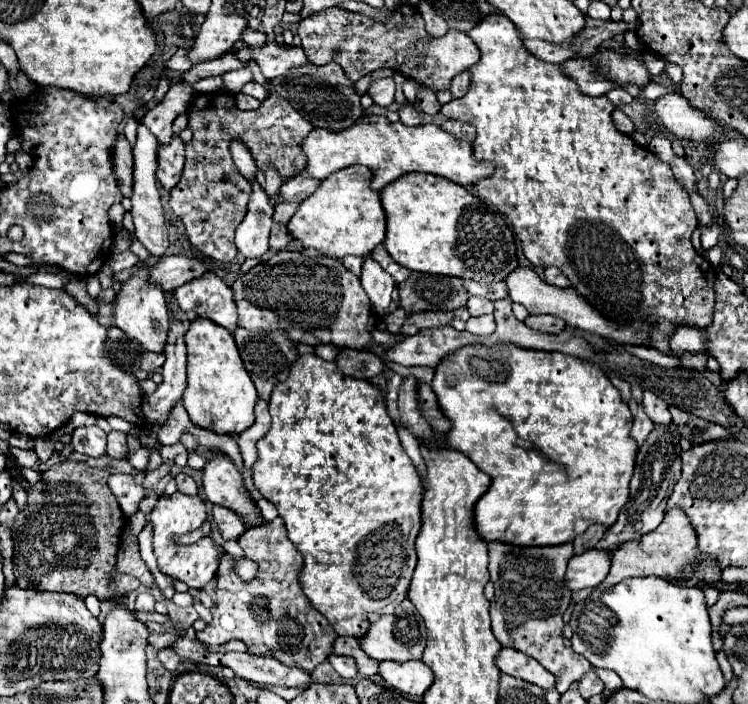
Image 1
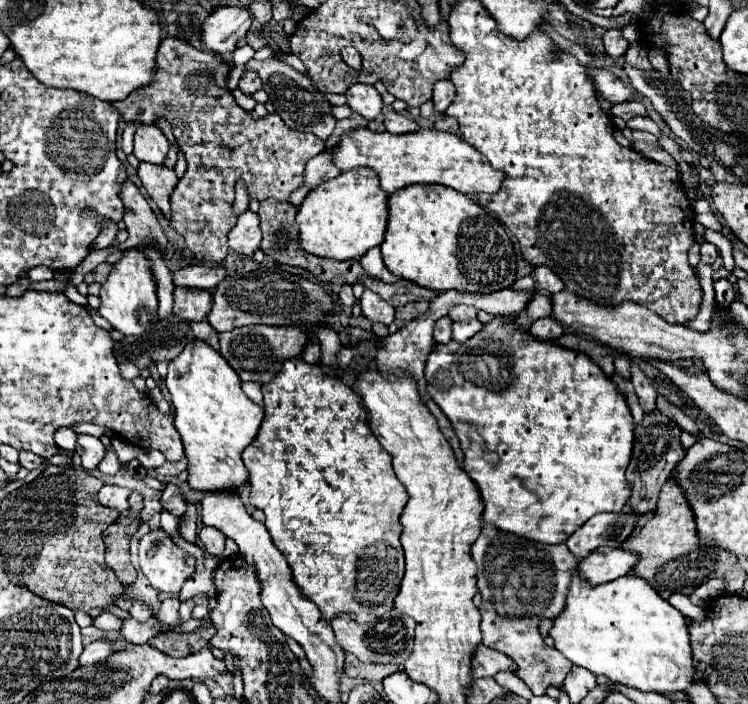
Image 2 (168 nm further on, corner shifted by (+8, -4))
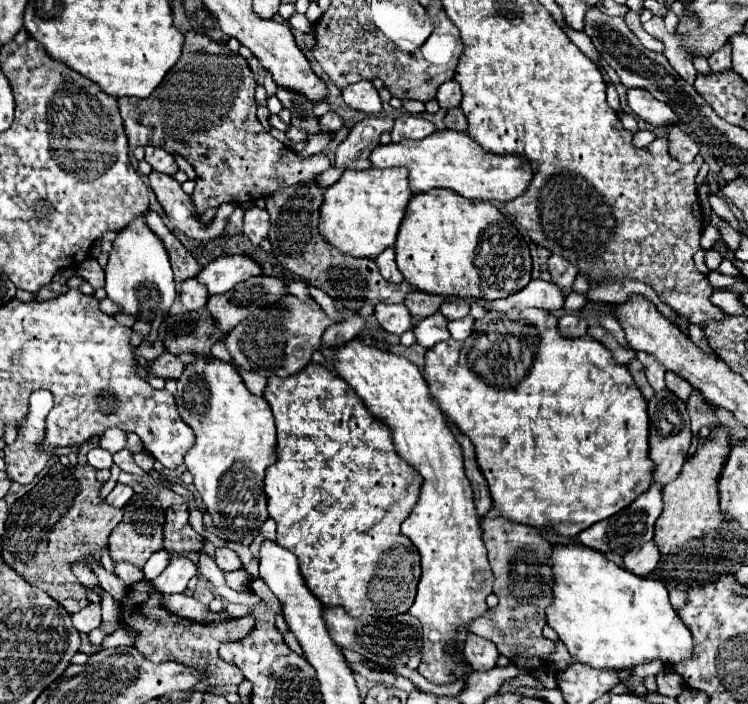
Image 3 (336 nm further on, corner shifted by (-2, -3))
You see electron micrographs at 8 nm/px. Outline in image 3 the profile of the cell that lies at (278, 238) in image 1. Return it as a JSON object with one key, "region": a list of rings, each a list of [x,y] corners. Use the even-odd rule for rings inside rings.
{"region":[[[316,180],[310,184],[296,184],[294,188],[286,188],[282,192],[274,192],[274,196],[266,198],[266,210],[270,214],[270,244],[276,260],[290,272],[298,274],[306,284],[324,290],[334,298],[336,308],[358,310],[364,304],[376,302],[404,302],[412,286],[408,282],[392,284],[382,278],[378,266],[372,258],[354,258],[330,248],[326,240],[322,240],[318,232],[318,208],[322,204],[322,190]]]}

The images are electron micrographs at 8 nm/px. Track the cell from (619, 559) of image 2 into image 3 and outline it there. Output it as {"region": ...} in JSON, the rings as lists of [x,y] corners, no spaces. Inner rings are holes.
{"region":[[[646,542],[622,556],[624,568],[638,576],[648,576],[656,568],[658,560],[660,560],[660,552],[654,542]]]}

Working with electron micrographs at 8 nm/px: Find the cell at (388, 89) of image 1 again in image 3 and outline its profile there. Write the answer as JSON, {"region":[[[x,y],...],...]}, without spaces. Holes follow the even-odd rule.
{"region":[[[362,80],[362,82],[356,82],[348,88],[344,88],[342,98],[354,110],[362,110],[362,112],[372,114],[372,116],[382,112],[382,102],[380,102],[378,90],[368,80]]]}

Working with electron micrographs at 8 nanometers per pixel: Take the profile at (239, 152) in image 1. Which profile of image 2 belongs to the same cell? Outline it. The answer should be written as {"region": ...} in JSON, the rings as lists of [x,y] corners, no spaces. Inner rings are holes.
{"region":[[[244,183],[236,185],[236,201],[234,201],[232,209],[234,209],[236,215],[240,215],[240,213],[244,213],[248,209],[248,189],[246,189]]]}

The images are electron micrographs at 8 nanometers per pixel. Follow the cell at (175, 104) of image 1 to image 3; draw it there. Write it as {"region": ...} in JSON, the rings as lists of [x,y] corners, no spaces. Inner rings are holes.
{"region":[[[146,146],[146,162],[152,166],[152,170],[156,172],[162,172],[162,174],[174,174],[178,170],[178,164],[174,160],[174,154],[164,150],[164,148],[158,148],[158,146]]]}

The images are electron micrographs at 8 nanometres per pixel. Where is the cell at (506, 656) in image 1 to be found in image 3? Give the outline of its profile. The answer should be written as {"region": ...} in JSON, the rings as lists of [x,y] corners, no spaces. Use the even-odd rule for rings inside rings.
{"region":[[[472,634],[466,638],[464,656],[466,656],[466,660],[470,660],[470,666],[476,672],[486,672],[486,670],[492,670],[496,666],[500,652],[498,652],[494,642],[490,642],[486,638],[478,638],[476,634]]]}

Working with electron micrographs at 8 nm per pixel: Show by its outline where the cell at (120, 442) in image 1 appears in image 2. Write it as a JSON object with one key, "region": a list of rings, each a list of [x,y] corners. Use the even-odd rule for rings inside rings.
{"region":[[[108,451],[106,457],[102,459],[102,463],[98,465],[98,471],[104,473],[104,475],[114,475],[118,469],[120,469],[120,461],[118,461],[116,453],[114,451]]]}

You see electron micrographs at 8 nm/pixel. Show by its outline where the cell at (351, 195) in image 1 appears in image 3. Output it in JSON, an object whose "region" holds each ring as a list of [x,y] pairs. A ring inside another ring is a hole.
{"region":[[[406,168],[344,170],[342,178],[324,190],[318,226],[320,234],[330,246],[344,254],[376,258],[384,248],[394,246],[396,230],[400,228],[410,196]]]}

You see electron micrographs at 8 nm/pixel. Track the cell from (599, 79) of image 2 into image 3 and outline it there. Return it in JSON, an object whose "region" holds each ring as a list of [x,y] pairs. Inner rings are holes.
{"region":[[[630,88],[628,94],[626,94],[626,100],[628,100],[630,110],[636,116],[640,116],[642,120],[650,122],[652,126],[664,126],[664,124],[676,124],[676,122],[680,122],[678,116],[674,114],[674,110],[668,104],[656,100],[644,88]]]}

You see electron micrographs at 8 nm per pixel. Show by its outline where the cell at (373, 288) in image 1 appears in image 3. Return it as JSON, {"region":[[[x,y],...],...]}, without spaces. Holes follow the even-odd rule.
{"region":[[[378,302],[374,304],[374,314],[376,322],[386,330],[386,332],[392,332],[392,334],[402,334],[406,330],[412,328],[410,324],[410,312],[404,304],[384,304],[384,302]]]}

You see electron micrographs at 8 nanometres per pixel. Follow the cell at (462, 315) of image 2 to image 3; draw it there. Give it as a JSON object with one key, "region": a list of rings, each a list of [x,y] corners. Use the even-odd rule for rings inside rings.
{"region":[[[458,300],[458,302],[444,302],[440,306],[440,312],[448,318],[448,320],[458,320],[462,316],[468,316],[470,312],[470,304],[466,300]]]}

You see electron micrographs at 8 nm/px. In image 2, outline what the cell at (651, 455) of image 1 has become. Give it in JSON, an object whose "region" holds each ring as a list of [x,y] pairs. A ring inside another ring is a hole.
{"region":[[[658,409],[644,415],[644,421],[634,429],[634,451],[630,465],[626,469],[626,479],[632,481],[632,495],[628,499],[630,509],[634,515],[644,515],[646,511],[656,509],[656,501],[660,495],[662,485],[666,483],[668,475],[674,471],[674,467],[684,459],[684,447],[680,443],[680,427],[664,417]]]}

